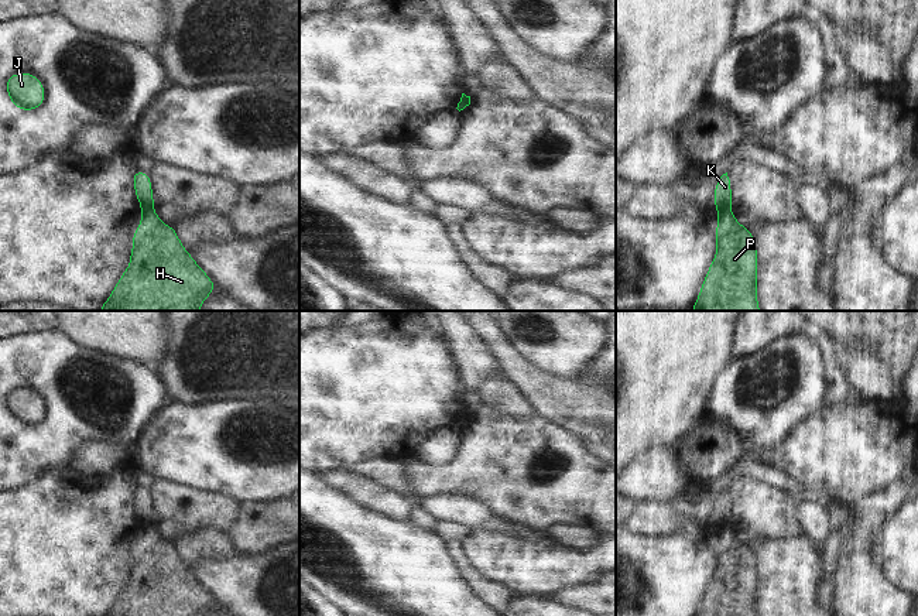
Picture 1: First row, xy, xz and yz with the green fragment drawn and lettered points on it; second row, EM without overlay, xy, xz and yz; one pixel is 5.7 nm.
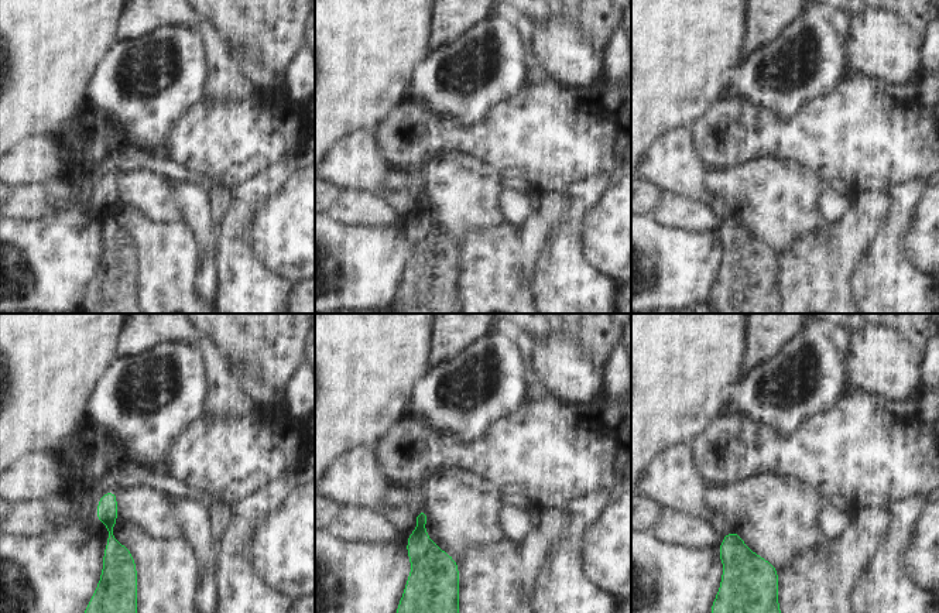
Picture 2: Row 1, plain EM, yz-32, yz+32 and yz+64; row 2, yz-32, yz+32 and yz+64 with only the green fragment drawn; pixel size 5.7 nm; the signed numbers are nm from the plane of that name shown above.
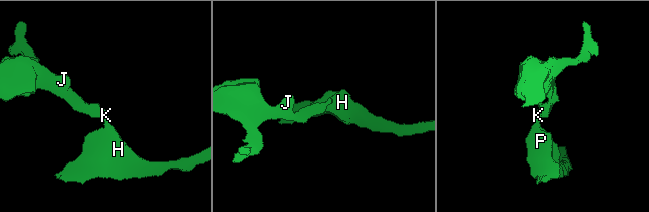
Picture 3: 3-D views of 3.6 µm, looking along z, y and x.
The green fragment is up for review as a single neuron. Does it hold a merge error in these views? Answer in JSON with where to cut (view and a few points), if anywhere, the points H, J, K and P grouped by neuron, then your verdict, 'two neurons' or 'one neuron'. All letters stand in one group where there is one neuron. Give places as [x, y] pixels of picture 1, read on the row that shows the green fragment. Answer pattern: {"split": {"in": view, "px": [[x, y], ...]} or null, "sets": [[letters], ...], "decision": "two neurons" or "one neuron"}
{"split": {"in": "yz", "px": [[729, 205], [719, 209]]}, "sets": [["H", "P"], ["J", "K"]], "decision": "two neurons"}

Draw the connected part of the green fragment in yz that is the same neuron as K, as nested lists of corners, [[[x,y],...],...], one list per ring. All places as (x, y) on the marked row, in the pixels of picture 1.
[[[727,172],[723,174],[719,181],[715,184],[715,199],[713,205],[716,209],[722,209],[725,206],[732,205],[732,185],[727,177]]]

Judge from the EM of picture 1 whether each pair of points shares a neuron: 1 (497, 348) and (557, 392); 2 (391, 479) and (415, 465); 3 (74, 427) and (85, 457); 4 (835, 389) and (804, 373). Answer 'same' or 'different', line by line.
1: same
2: different
3: different
4: different

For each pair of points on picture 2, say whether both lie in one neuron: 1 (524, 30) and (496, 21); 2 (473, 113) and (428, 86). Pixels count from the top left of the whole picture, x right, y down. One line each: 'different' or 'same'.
1: different
2: same

